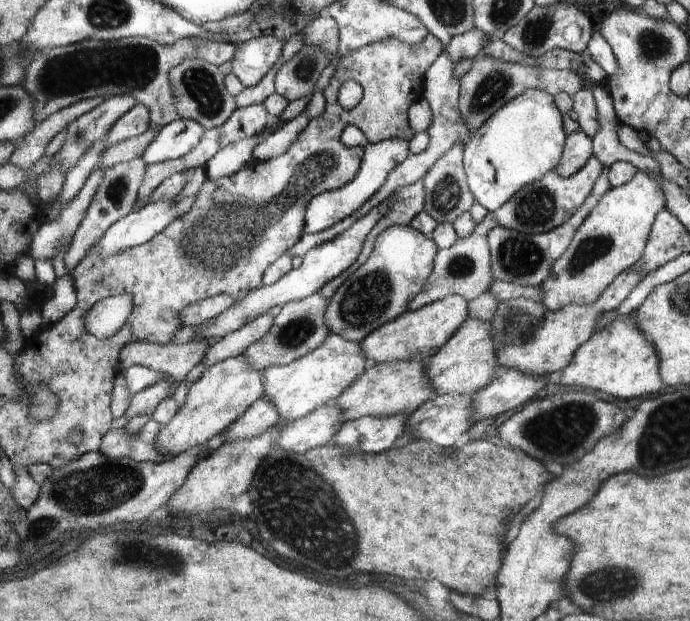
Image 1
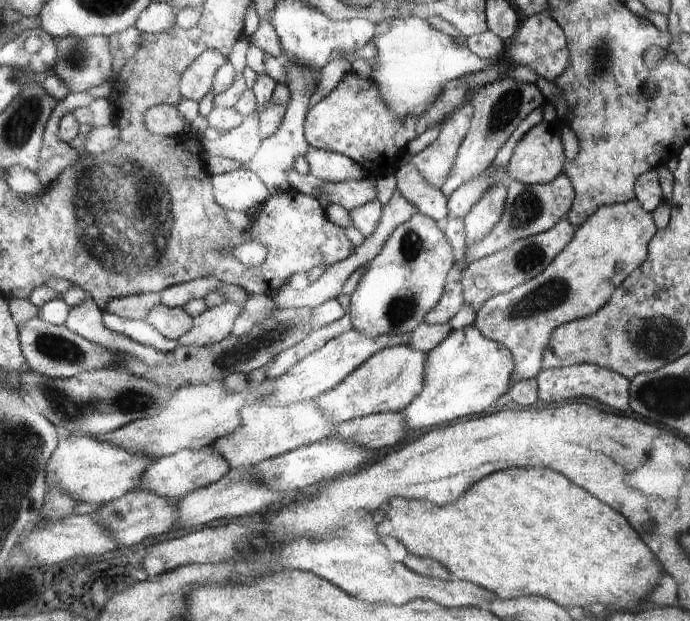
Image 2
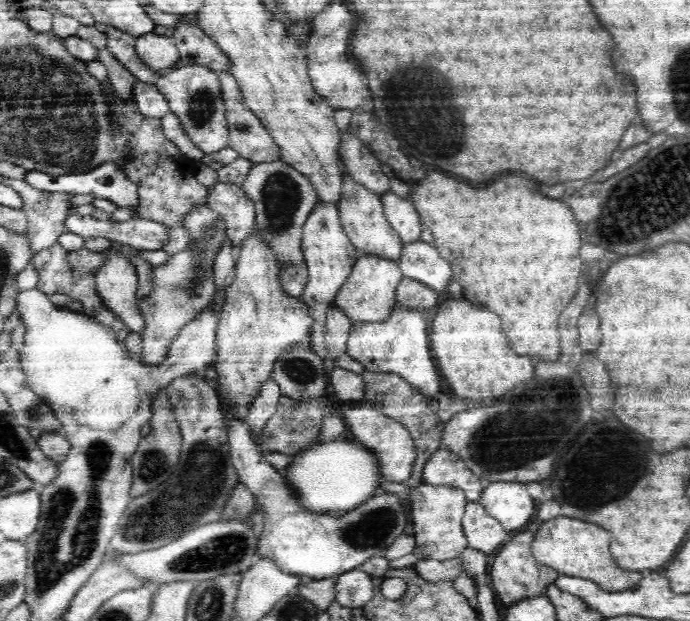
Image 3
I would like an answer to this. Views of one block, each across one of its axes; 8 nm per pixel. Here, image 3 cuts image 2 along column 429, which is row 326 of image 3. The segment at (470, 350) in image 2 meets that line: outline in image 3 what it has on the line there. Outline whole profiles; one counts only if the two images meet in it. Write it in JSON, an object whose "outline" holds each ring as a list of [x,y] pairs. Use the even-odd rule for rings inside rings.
{"outline":[[[398,305],[390,320],[378,324],[354,324],[350,330],[346,352],[361,362],[366,370],[392,373],[412,385],[420,394],[430,398],[441,397],[442,376],[430,354],[426,318],[412,309]]]}

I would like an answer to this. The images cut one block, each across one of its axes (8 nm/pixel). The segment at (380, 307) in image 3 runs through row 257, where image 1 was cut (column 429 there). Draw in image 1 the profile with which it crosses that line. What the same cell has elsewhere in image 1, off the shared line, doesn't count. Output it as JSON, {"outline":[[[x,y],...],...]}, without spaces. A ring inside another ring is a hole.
{"outline":[[[469,317],[442,350],[425,360],[425,367],[436,395],[474,394],[491,384],[492,378],[502,369],[496,364],[496,342],[492,338],[490,322]]]}

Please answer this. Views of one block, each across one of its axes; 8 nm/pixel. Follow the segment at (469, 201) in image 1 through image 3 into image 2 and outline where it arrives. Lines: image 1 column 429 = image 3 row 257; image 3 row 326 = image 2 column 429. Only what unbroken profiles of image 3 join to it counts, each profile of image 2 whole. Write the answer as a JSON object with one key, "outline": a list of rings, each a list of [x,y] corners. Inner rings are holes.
{"outline":[[[470,101],[460,106],[440,126],[437,140],[412,156],[404,156],[401,166],[414,165],[432,186],[440,189],[451,174],[459,146],[470,130],[474,112]]]}

